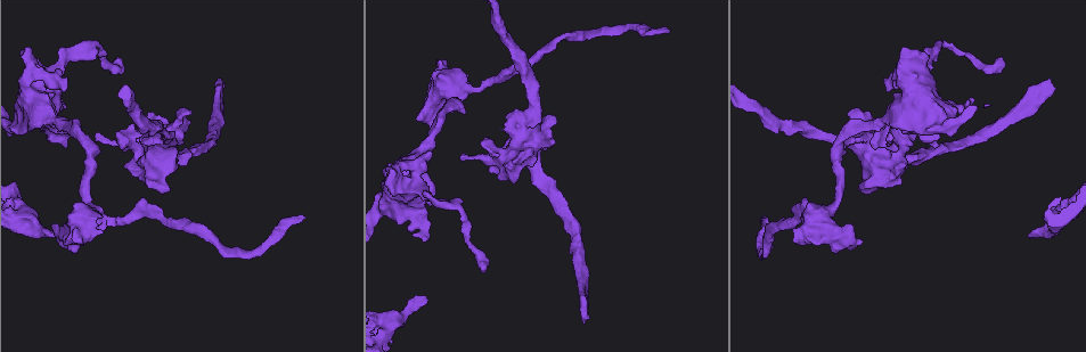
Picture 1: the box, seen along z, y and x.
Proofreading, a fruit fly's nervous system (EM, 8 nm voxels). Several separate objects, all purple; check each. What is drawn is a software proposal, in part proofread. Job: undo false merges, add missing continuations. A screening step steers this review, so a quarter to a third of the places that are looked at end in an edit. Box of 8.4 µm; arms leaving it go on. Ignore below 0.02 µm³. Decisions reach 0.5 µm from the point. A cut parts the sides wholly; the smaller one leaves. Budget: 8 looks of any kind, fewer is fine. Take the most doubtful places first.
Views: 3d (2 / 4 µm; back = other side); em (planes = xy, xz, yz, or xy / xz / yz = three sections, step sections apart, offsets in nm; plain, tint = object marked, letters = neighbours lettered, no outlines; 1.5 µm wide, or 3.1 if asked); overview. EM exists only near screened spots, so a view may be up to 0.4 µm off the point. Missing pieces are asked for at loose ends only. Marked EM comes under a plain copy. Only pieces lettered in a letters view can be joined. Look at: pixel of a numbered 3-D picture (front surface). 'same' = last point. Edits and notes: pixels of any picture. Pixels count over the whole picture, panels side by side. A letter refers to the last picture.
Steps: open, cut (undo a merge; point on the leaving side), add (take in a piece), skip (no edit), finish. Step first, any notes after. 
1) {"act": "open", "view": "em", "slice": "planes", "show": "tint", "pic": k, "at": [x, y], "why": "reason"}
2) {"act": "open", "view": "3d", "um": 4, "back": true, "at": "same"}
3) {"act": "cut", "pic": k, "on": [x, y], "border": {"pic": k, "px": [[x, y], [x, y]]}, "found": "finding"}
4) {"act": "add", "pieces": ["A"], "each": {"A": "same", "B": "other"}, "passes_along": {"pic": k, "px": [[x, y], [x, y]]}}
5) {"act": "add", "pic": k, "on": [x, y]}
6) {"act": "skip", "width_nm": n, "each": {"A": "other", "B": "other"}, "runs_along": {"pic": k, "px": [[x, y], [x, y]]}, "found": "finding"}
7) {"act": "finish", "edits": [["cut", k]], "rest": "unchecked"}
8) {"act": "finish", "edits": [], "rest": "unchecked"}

{"act": "open", "view": "3d", "um": 4, "pic": 1, "at": [669, 32], "why": "branch stops here"}

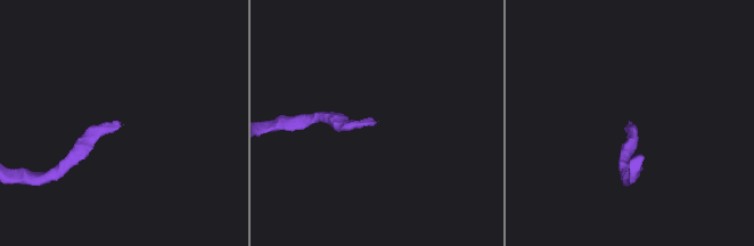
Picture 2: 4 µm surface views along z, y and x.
{"act": "open", "view": "em", "slice": "xz", "step": 4, "show": "letters", "pic": 2, "at": [629, 126], "why": "now the EM"}

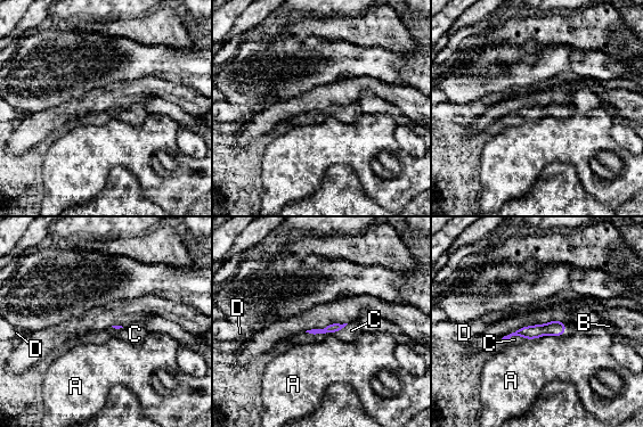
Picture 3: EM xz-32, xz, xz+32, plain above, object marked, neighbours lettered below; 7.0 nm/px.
{"act": "open", "view": "em", "slice": "planes", "show": "letters", "at": "same"}

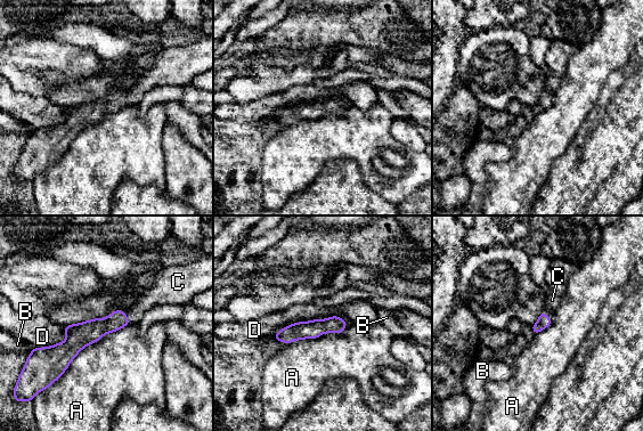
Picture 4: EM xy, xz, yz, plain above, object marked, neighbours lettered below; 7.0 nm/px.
{"act": "add", "pieces": ["C"], "each": {"A": "other", "B": "other", "C": "same", "D": "other"}, "found": "it goes on there"}

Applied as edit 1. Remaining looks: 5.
{"act": "open", "view": "overview", "why": "see it whole again"}

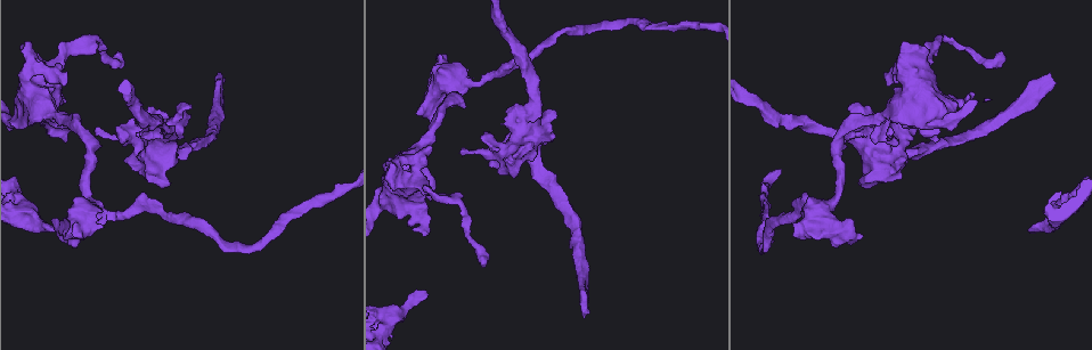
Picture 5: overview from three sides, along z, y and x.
{"act": "open", "view": "3d", "um": 4, "pic": 5, "at": [1052, 80], "why": "free end"}

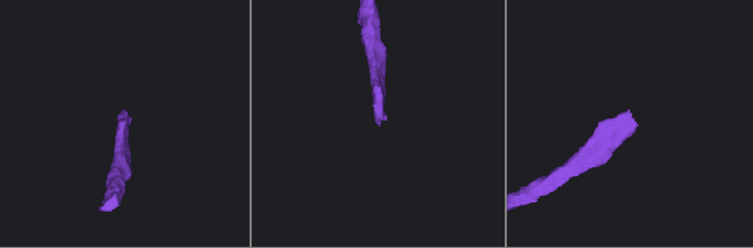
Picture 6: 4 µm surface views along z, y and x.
{"act": "open", "view": "em", "slice": "planes", "show": "letters", "pic": 6, "at": [631, 119]}

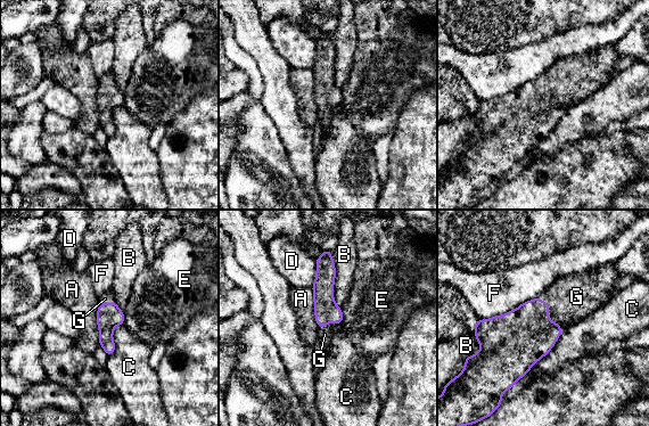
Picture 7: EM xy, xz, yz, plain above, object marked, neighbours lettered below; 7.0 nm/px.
{"act": "add", "pieces": ["G"], "longest_contact_nm": ["F", 480], "each": {"A": "other", "B": "other", "C": "other", "D": "other", "E": "other", "F": "other", "G": "same"}, "passes_along": {"pic": 7, "px": [[523, 336], [547, 312], [576, 296]]}, "found": "the neuron continues"}

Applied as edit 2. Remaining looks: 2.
{"act": "open", "view": "overview"}

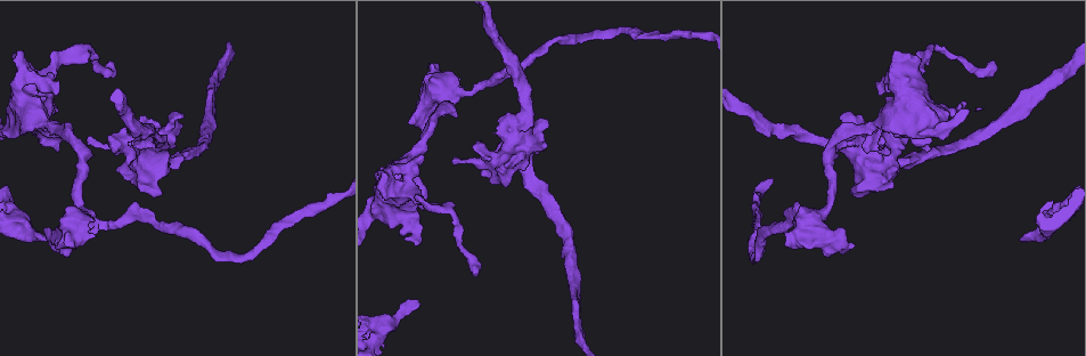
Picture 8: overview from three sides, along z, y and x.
{"act": "open", "view": "em", "slice": "planes", "show": "letters", "pic": 8, "at": [158, 193], "why": "free end"}

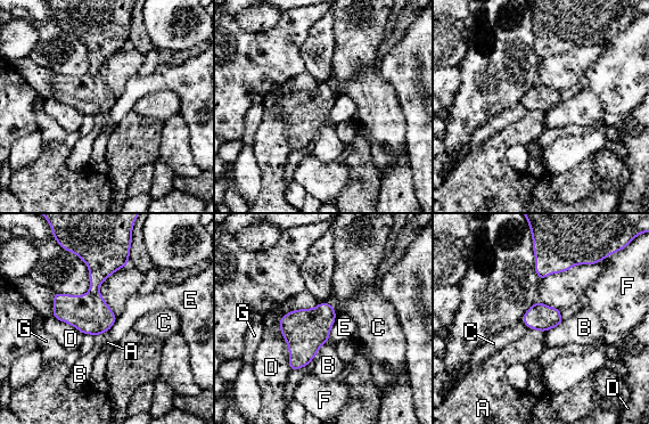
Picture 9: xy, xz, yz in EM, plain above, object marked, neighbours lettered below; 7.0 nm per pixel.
{"act": "skip", "width_nm": 190, "each": {"A": "other", "B": "other", "C": "other", "D": "other", "E": "other", "F": "other", "G": "other"}, "found": "none of them fits"}

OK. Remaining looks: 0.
{"act": "finish", "edits": [["add", 4], ["add", 7]], "rest": "unchecked"}

